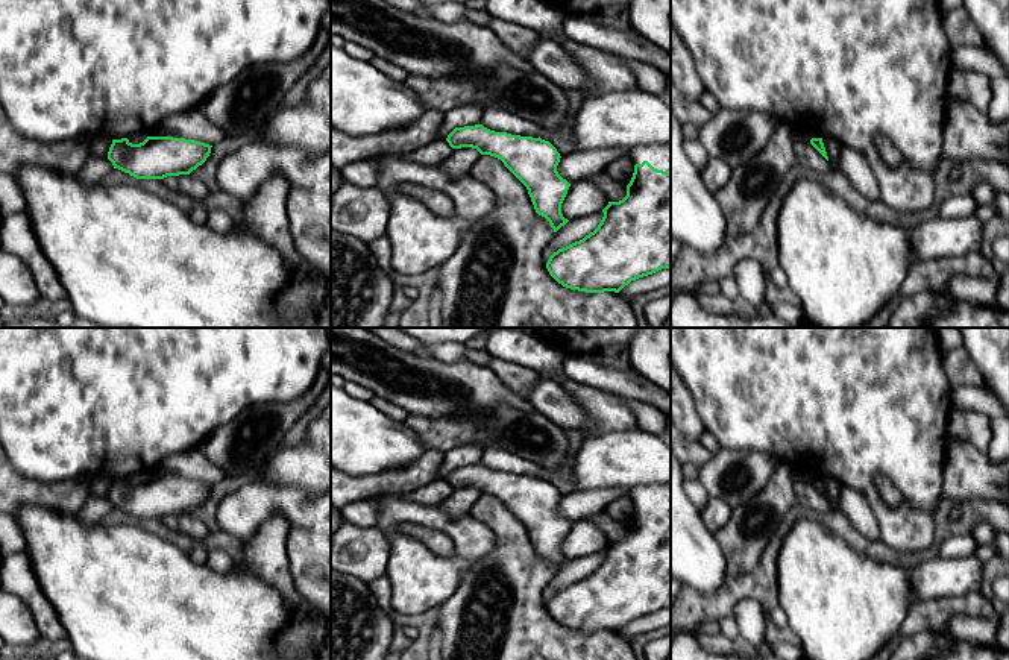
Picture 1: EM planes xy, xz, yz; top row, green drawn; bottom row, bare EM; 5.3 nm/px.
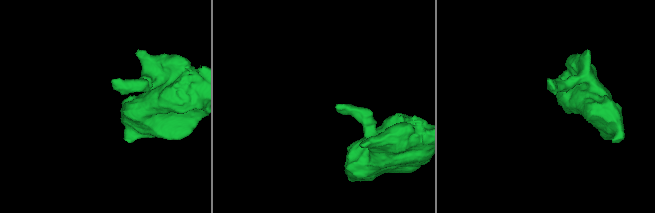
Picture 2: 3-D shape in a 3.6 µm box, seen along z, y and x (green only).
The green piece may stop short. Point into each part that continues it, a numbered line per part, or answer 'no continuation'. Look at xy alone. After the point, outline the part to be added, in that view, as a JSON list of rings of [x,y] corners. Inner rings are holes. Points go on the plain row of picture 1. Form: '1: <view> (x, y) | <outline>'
no continuation

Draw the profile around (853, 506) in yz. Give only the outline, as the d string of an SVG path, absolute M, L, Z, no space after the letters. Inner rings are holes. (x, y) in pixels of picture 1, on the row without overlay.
M841 486L839 505L854 530L869 540L880 539L879 520L860 493L847 486Z

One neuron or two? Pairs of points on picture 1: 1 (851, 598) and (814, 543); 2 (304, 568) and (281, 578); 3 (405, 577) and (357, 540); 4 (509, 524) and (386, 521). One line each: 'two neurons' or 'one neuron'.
1: one neuron
2: two neurons
3: two neurons
4: two neurons

